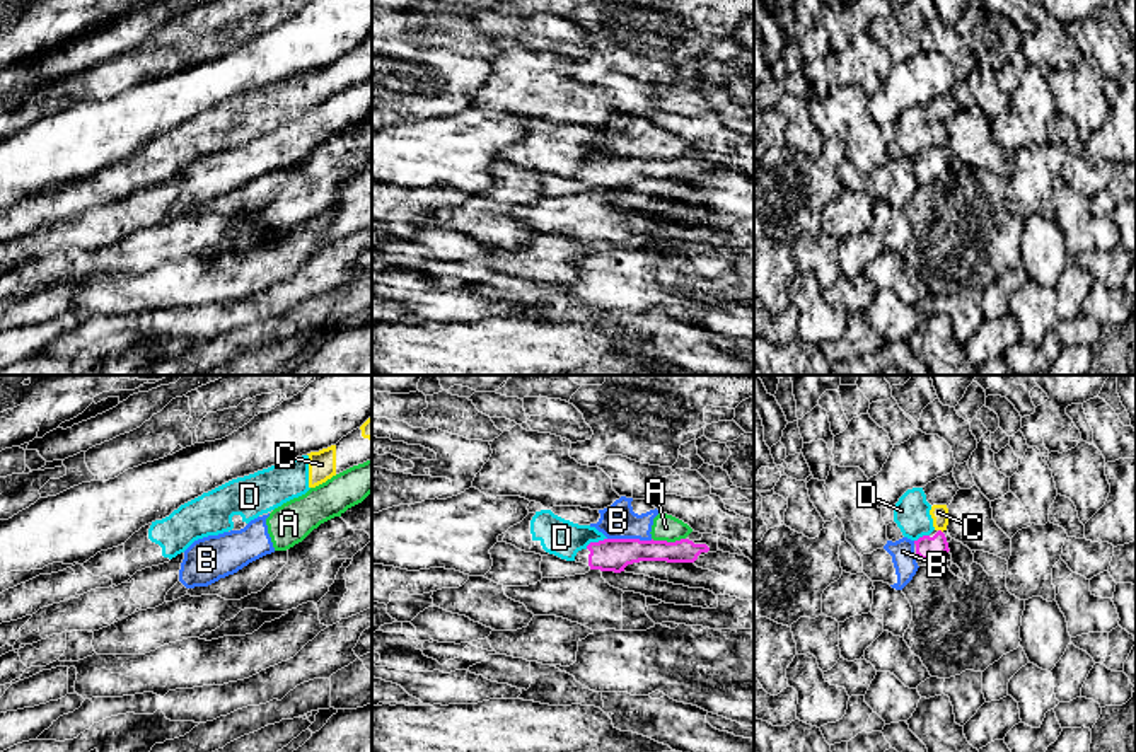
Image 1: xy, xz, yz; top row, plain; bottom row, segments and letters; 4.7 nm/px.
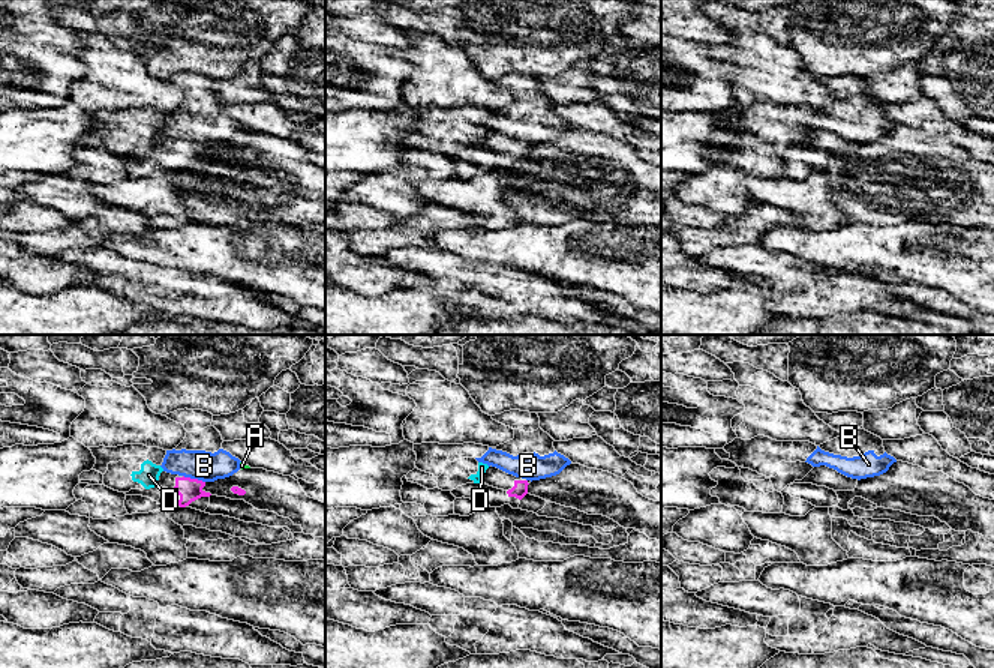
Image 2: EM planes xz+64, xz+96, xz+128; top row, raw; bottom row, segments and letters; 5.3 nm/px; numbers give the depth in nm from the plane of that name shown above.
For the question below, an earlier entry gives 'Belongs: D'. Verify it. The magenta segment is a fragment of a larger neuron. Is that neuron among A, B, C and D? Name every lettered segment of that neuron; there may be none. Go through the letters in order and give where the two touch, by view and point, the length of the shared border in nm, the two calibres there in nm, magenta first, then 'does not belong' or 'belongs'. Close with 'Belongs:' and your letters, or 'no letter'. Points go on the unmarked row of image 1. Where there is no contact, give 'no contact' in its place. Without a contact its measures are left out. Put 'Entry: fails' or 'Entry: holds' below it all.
A: xz (669, 161) | 160 nm | 140/130 nm | does not belong
B: xz (630, 157) | 220 nm | 160/160 nm | does not belong
C: yz (940, 149) | 30 nm | 110/80 nm | does not belong
D: xz (596, 161) | 120 nm | 160/180 nm | does not belong
Belongs: no letter
Entry: fails

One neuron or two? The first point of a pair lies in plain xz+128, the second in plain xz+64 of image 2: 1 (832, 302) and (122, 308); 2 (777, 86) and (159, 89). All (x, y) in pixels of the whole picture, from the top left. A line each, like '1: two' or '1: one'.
1: two
2: one

